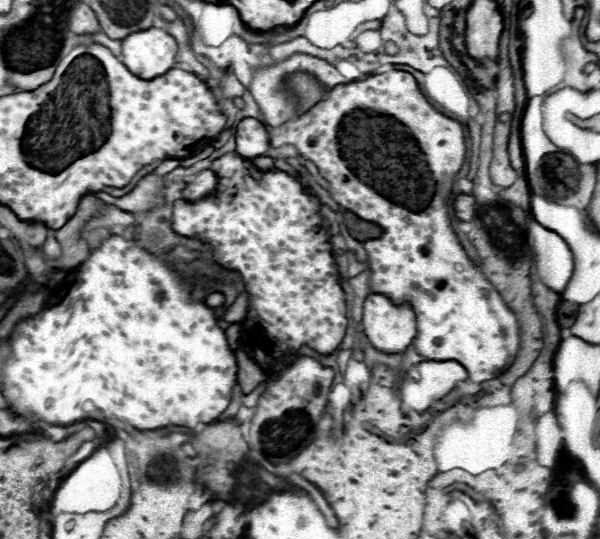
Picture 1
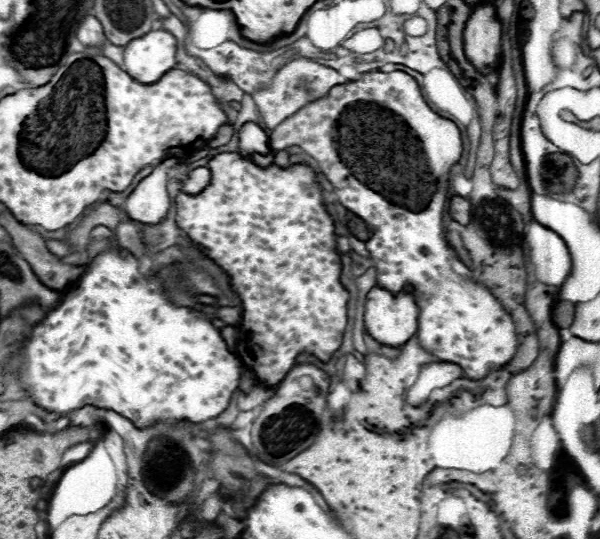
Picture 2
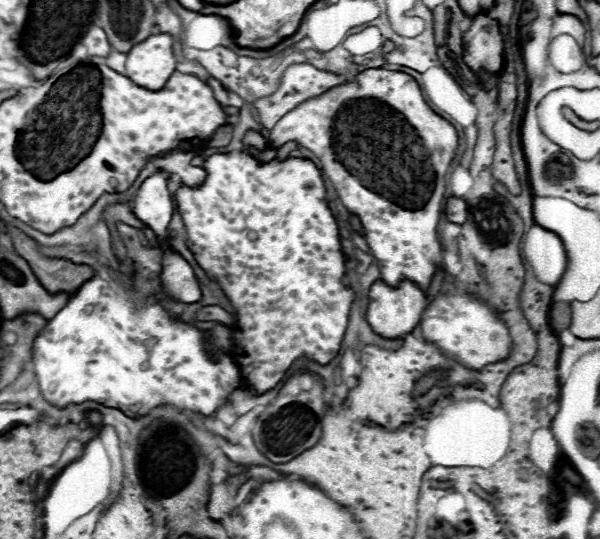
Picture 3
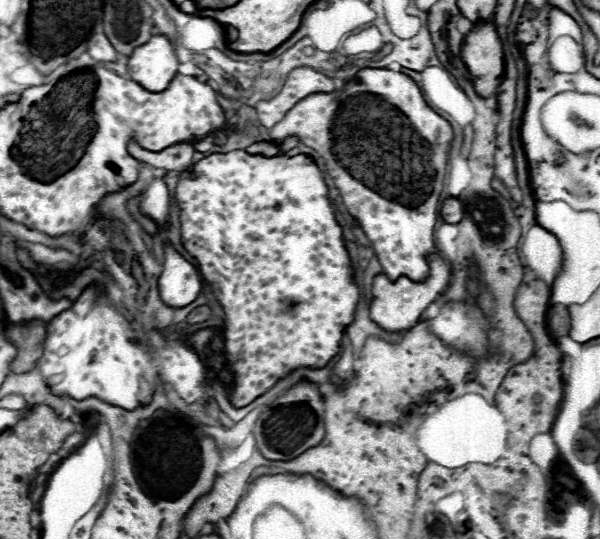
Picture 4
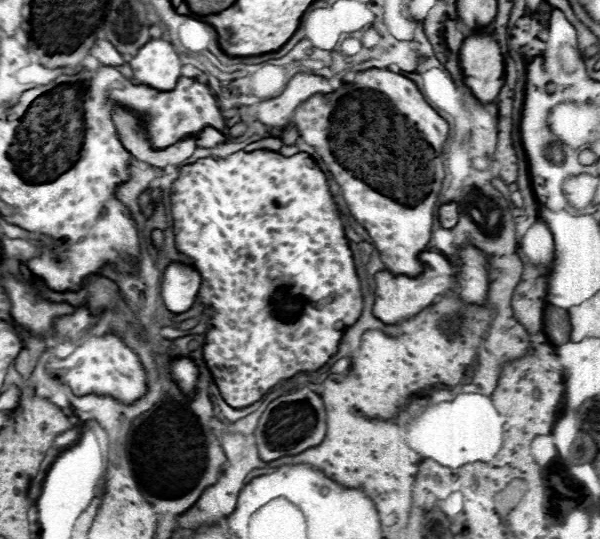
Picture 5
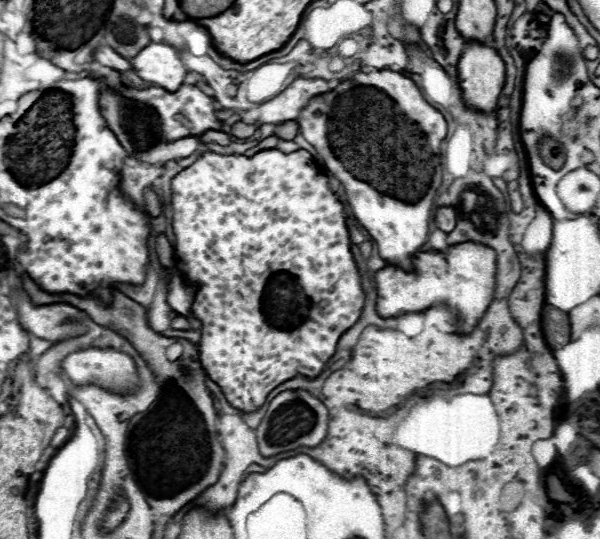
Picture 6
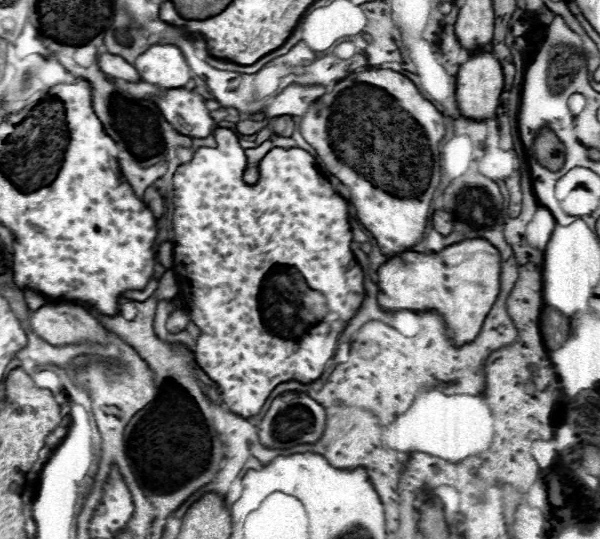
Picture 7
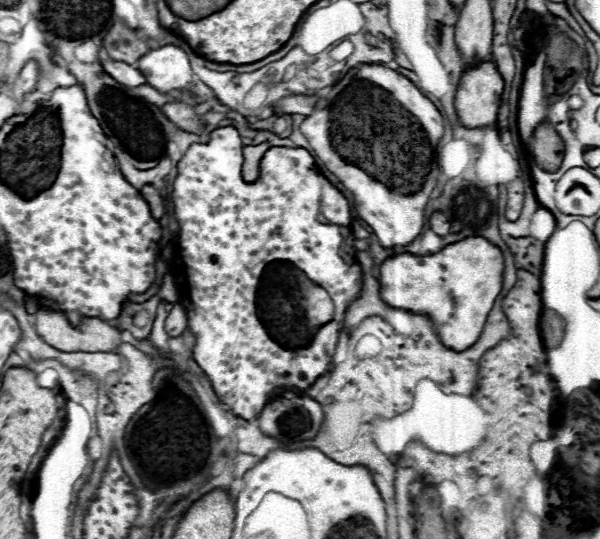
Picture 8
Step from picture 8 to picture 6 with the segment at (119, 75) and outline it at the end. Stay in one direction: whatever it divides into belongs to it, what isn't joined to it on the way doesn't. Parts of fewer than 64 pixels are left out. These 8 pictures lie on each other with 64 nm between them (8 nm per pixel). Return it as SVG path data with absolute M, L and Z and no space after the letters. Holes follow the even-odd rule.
M108 46L98 48L98 50L94 52L94 60L98 60L104 68L112 68L112 70L116 70L116 72L120 72L120 74L132 70L130 62L128 62L126 58L122 58L120 54L116 54L116 52L114 52L112 48L108 48Z

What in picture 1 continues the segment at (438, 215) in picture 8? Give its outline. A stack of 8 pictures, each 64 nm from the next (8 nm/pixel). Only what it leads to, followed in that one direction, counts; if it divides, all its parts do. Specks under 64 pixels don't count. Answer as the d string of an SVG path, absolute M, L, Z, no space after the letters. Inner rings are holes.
M460 194L454 200L454 214L456 218L460 218L462 222L470 222L474 216L474 196L468 194Z

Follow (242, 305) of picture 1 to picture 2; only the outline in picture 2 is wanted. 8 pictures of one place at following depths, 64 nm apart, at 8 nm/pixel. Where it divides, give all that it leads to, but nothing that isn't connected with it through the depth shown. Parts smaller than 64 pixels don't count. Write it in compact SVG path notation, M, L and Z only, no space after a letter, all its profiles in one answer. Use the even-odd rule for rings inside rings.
M234 306L234 308L218 308L214 316L220 318L222 322L226 322L228 326L234 326L234 324L238 324L240 318L242 318L242 308L240 308L240 306Z

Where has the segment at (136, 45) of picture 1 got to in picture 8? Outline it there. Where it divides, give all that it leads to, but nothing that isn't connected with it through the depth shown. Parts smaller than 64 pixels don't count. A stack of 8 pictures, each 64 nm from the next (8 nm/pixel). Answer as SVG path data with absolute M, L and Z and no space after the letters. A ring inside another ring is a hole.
M162 46L150 50L136 62L136 68L146 76L146 82L162 94L174 90L188 90L194 84L188 56L178 46Z

